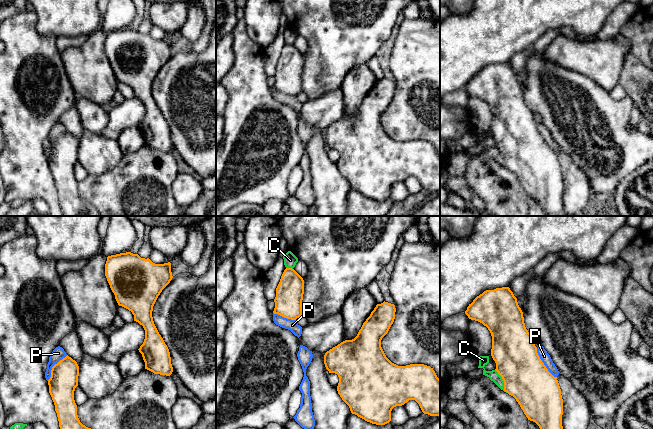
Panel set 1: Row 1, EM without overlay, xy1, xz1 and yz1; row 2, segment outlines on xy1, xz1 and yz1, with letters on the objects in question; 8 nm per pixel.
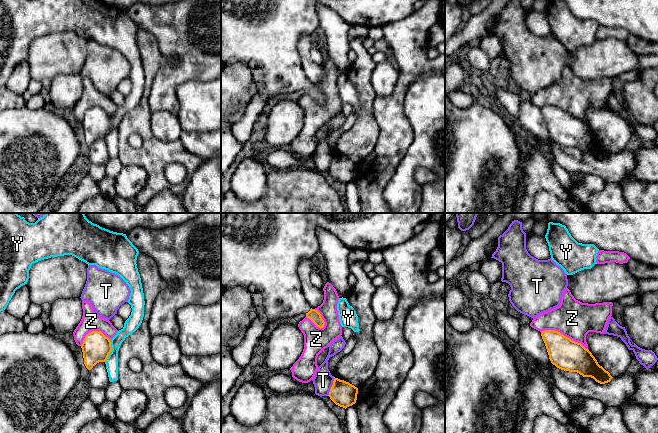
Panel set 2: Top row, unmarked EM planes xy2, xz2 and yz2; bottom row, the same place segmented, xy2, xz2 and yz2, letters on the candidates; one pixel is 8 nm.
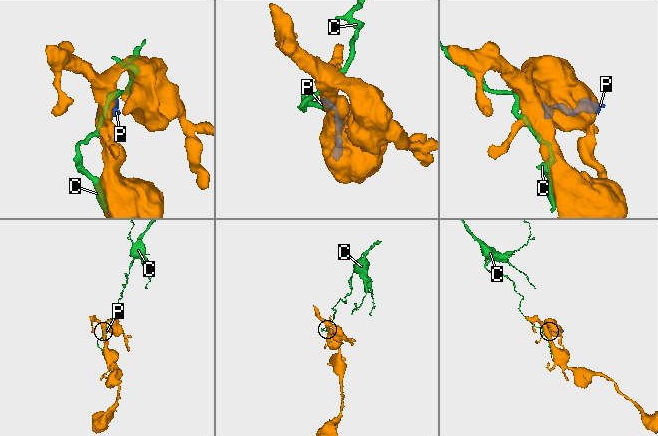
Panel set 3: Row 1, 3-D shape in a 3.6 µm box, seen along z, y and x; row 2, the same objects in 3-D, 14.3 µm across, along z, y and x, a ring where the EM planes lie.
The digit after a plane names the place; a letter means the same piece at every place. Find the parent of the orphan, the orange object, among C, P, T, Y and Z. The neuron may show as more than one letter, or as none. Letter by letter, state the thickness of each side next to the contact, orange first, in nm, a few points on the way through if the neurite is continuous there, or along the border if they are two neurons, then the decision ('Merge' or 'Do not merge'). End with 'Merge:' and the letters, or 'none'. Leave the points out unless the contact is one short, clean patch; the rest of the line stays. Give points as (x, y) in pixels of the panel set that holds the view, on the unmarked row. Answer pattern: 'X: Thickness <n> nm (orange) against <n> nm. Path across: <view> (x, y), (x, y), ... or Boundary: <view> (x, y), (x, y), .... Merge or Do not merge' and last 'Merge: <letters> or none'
C: Thickness 360 nm (orange) against 80 nm. Do not merge
P: Thickness 360 nm (orange) against 80 nm. Boundary: yz1 (536, 124), (536, 128), (545, 143), (556, 153). Do not merge
T: Thickness 200 nm (orange) against 160 nm. Boundary: xz2 (334, 153), (333, 160), (327, 171). Do not merge
Y: Thickness 240 nm (orange) against 110 nm. Do not merge
Z: Thickness 260 nm (orange) against 300 nm. Do not merge
Merge: none

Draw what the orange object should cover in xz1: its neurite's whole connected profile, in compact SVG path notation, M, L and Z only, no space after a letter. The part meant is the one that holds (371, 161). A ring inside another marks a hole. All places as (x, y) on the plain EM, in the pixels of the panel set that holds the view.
M385 77L377 80L354 115L341 118L324 131L326 145L329 149L335 149L339 153L337 167L342 176L349 182L351 189L376 201L389 199L392 185L404 181L409 176L415 176L424 190L440 191L440 155L433 144L424 140L398 142L386 133L381 123L382 114L388 109L394 98L395 88L394 80Z

